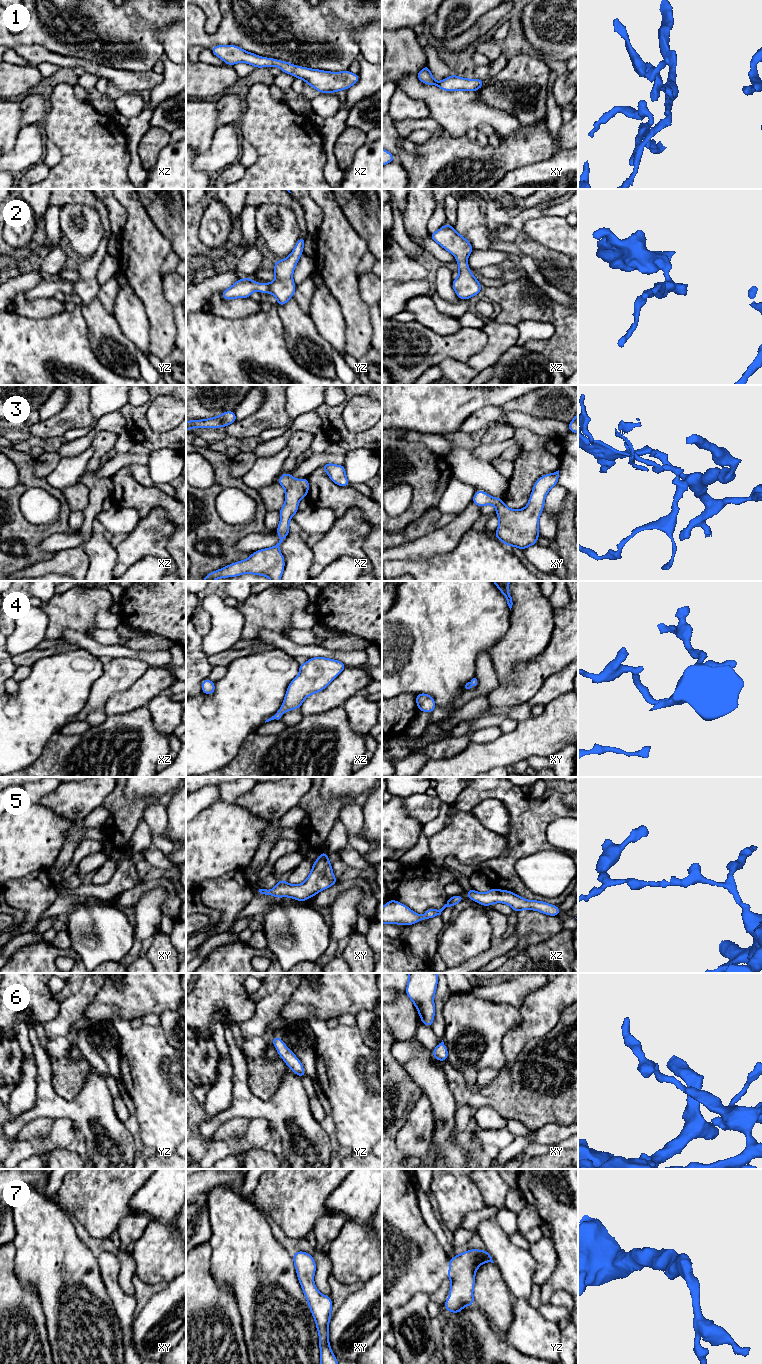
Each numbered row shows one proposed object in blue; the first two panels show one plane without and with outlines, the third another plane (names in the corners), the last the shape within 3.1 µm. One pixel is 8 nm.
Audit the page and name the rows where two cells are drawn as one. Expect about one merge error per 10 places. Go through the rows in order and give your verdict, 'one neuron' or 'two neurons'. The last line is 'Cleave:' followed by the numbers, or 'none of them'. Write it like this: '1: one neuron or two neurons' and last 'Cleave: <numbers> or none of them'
1: one neuron
2: one neuron
3: one neuron
4: one neuron
5: one neuron
6: one neuron
7: one neuron
Cleave: none of them

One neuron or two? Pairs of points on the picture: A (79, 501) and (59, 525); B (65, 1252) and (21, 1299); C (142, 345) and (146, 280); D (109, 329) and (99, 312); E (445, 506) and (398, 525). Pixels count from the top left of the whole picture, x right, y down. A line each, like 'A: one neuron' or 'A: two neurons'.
A: two neurons
B: two neurons
C: two neurons
D: one neuron
E: two neurons

